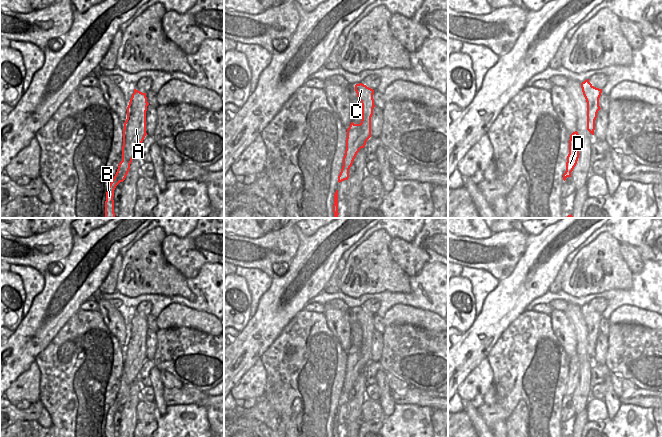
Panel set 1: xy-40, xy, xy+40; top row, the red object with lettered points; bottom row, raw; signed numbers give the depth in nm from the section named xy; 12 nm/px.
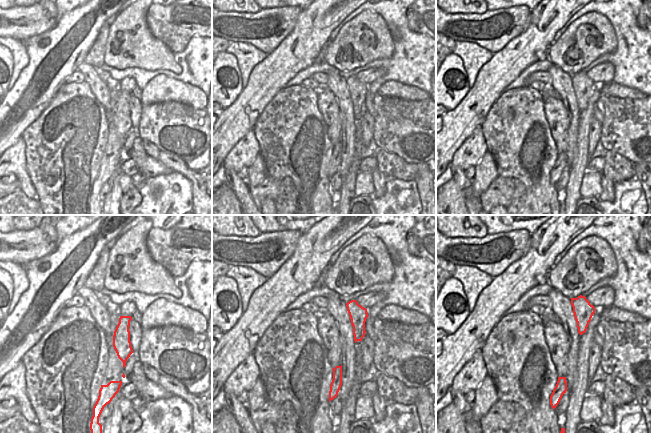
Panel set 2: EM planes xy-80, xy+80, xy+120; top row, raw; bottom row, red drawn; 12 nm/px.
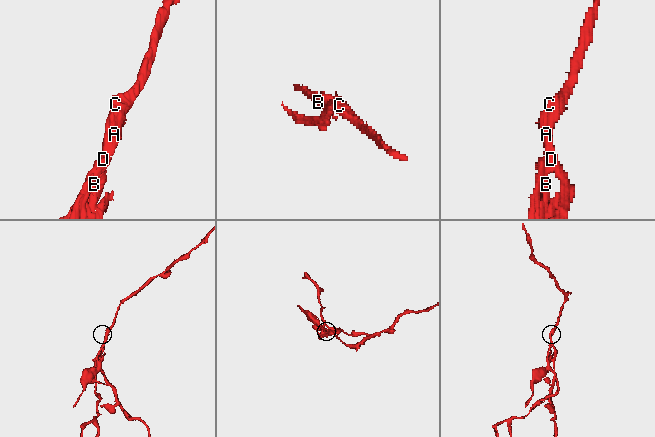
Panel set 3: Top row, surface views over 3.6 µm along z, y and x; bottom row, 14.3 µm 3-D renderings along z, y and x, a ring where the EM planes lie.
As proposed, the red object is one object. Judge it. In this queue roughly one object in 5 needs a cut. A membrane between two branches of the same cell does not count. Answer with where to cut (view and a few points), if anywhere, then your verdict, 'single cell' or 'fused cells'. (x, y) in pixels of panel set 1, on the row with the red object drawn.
cut in xy-40 along (122, 151), (125, 150), (133, 157); fused cells

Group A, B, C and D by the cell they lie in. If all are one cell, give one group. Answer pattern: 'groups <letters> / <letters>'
groups A C D / B

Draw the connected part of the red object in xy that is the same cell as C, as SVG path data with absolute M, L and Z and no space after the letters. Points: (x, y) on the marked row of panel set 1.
M359 83L355 85L355 91L362 104L362 120L360 124L351 122L347 129L346 150L342 166L347 169L350 169L357 153L365 147L367 140L371 137L371 117L375 107L373 89Z

